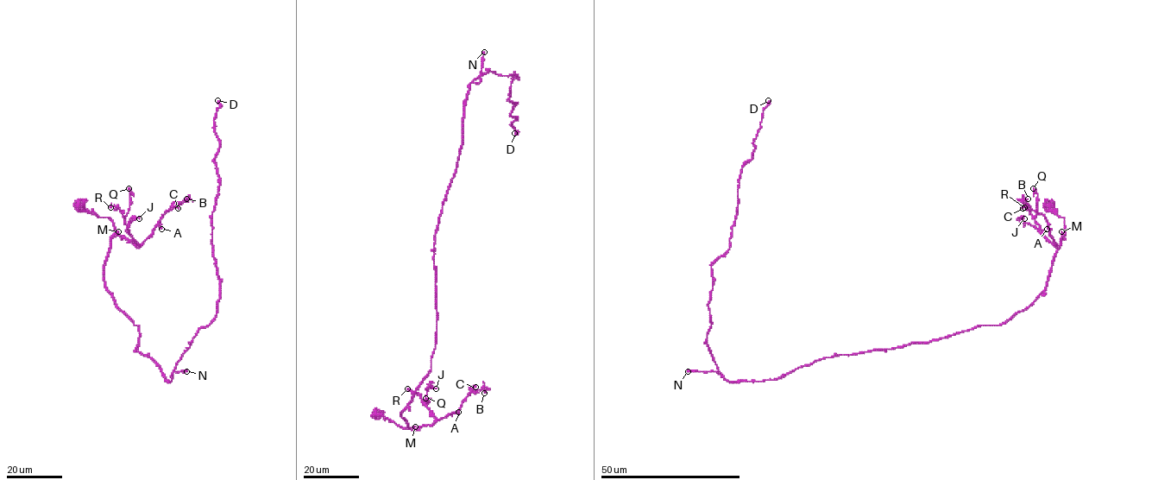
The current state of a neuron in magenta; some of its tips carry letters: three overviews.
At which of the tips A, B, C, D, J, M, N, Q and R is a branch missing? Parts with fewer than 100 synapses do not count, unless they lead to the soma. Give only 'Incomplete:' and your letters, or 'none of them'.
Incomplete: N

